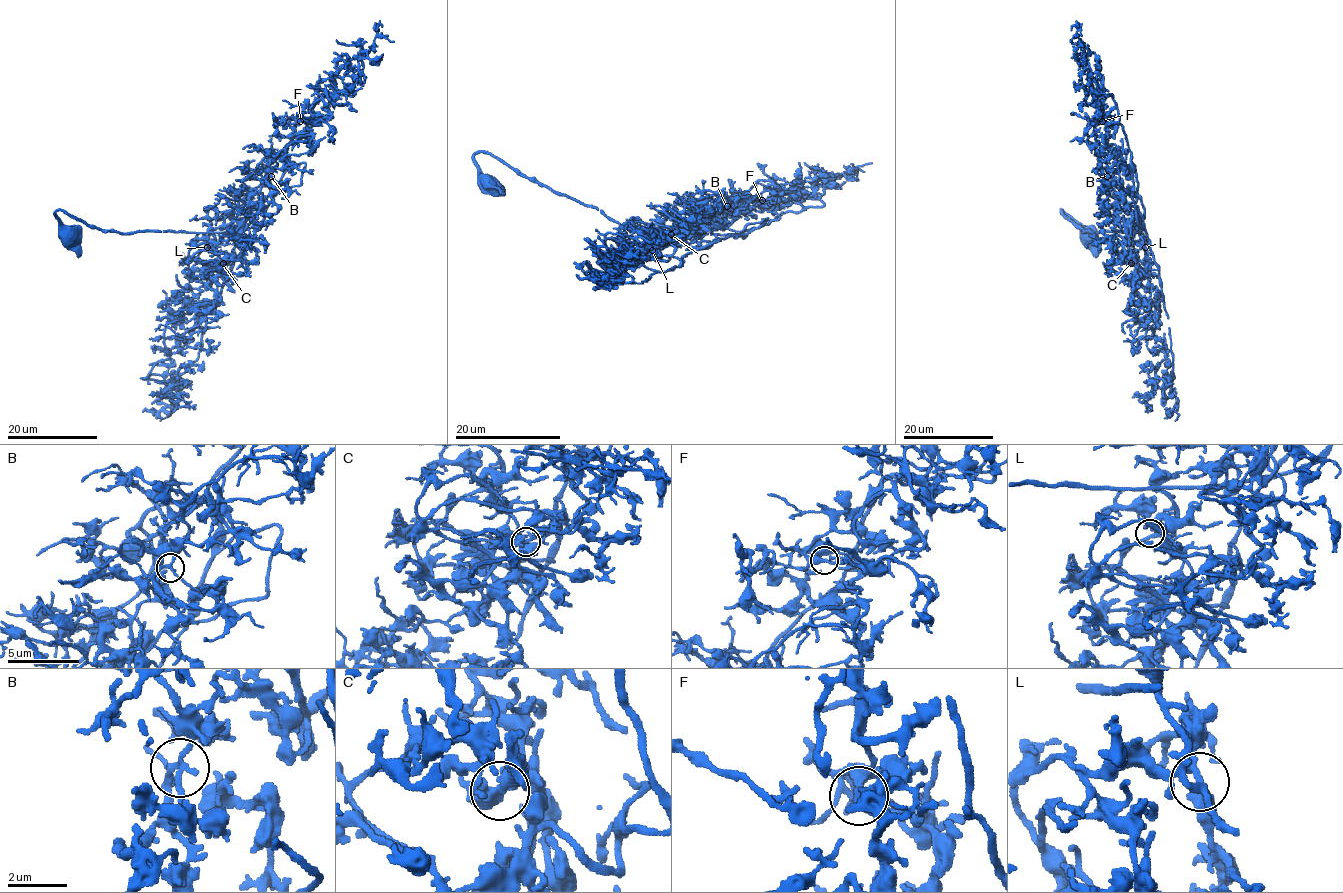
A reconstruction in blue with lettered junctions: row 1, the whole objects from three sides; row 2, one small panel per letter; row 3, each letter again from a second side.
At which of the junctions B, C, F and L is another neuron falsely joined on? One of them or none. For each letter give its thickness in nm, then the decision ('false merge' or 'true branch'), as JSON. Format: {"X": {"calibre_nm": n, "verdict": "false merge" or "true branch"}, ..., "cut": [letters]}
{"B": {"calibre_nm": 190, "verdict": "true branch"}, "C": {"calibre_nm": 320, "verdict": "true branch"}, "F": {"calibre_nm": 240, "verdict": "true branch"}, "L": {"calibre_nm": 200, "verdict": "true branch"}, "cut": []}

